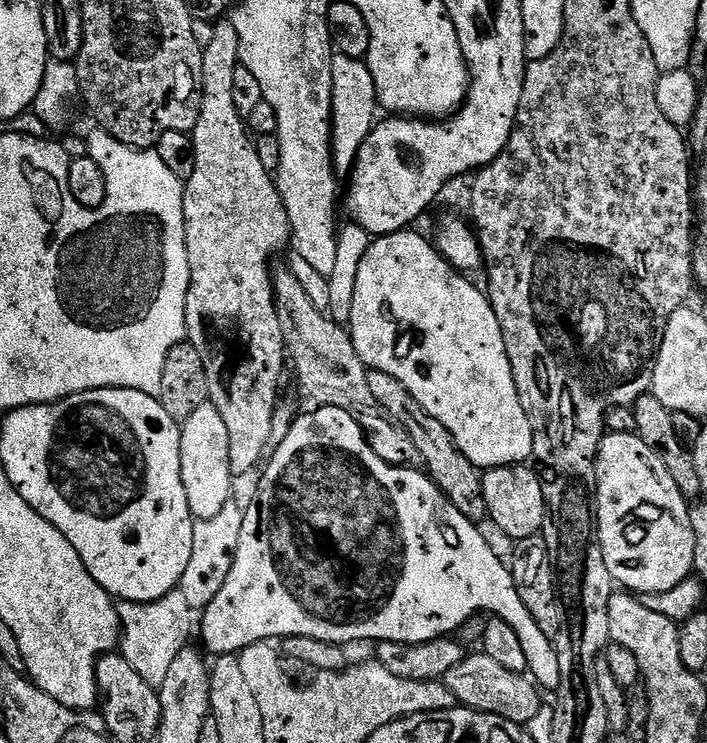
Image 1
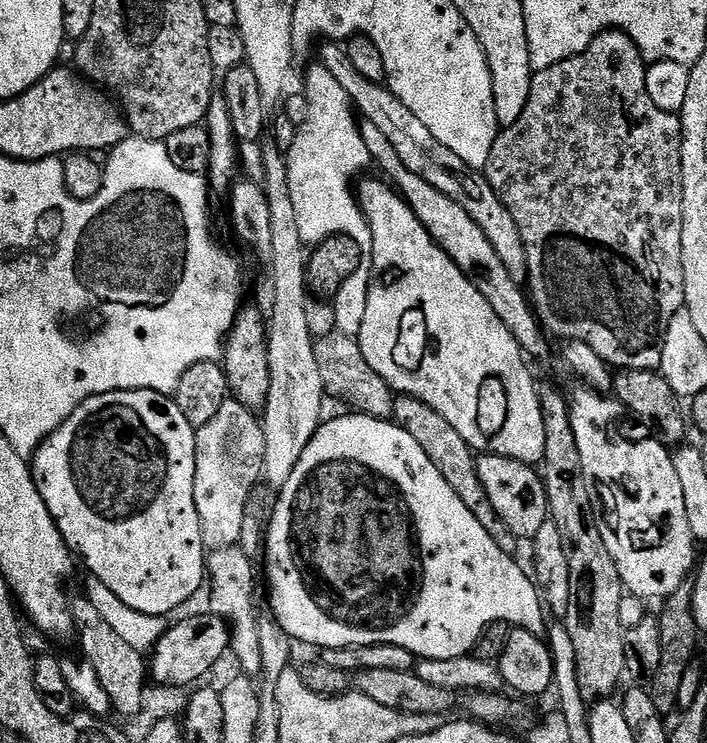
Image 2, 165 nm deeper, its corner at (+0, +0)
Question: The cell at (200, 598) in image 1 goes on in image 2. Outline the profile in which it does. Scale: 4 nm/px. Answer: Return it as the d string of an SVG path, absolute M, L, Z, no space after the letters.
M241 547L209 553L206 560L208 585L212 592L211 615L225 620L230 627L229 649L238 657L243 675L253 678L262 674L262 652L259 645L259 619L254 616L254 570Z

